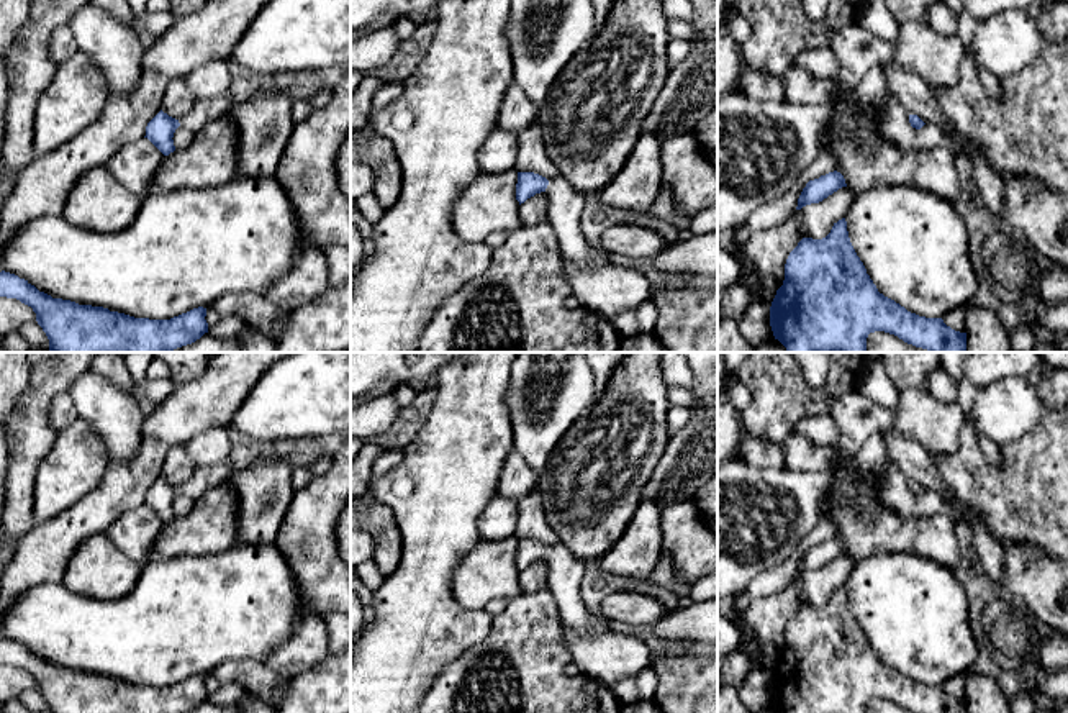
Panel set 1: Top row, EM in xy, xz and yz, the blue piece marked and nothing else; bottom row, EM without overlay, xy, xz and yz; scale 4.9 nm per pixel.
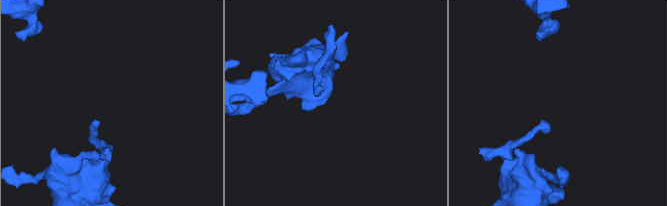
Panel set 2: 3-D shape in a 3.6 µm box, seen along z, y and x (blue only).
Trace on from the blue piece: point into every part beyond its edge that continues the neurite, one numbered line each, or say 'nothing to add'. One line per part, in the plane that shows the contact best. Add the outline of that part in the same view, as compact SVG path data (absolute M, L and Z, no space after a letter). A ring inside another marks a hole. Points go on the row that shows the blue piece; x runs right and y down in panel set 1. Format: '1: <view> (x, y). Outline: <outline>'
1: xz (565, 204). Outline: M563 175L549 180L545 193L549 198L547 220L555 229L562 256L590 266L608 262L606 252L600 248L591 248L580 229L586 195L575 190Z

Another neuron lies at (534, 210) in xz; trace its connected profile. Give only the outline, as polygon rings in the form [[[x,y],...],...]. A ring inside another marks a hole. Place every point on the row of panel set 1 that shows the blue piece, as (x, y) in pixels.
[[[545,192],[536,193],[534,197],[527,198],[524,203],[519,205],[519,216],[523,226],[534,226],[549,215],[549,198]]]

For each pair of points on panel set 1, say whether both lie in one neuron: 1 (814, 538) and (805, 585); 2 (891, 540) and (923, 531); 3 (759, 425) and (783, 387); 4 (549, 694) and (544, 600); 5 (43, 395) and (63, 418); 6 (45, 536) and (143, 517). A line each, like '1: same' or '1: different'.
1: different
2: same
3: same
4: same
5: different
6: different

